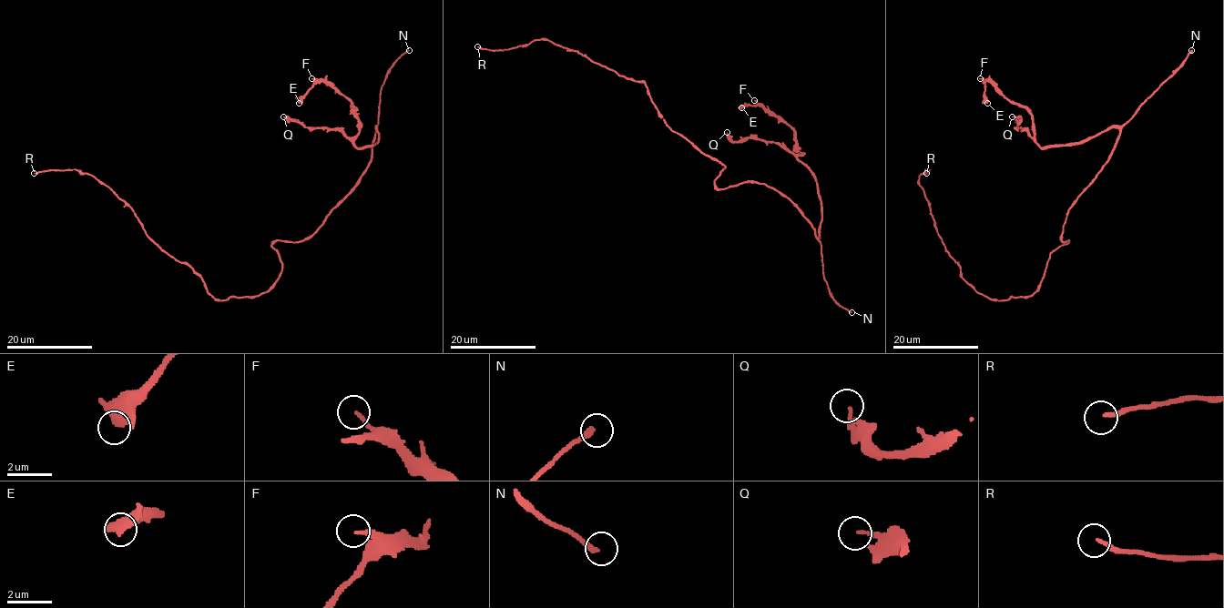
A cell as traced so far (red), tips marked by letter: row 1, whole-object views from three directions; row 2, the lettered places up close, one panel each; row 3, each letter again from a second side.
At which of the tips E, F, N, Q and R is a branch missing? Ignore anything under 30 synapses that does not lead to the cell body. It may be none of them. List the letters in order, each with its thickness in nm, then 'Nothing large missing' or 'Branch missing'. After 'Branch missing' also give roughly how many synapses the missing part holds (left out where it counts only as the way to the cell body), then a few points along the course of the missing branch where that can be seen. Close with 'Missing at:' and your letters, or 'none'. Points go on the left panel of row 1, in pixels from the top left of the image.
E: Thickness 340 nm. Nothing large missing
F: Thickness 150 nm. Nothing large missing
N: Thickness 240 nm. Branch missing. Roughly 140 synapses
Q: Thickness 160 nm. Nothing large missing
R: Thickness 180 nm. Nothing large missing
Missing at: N

